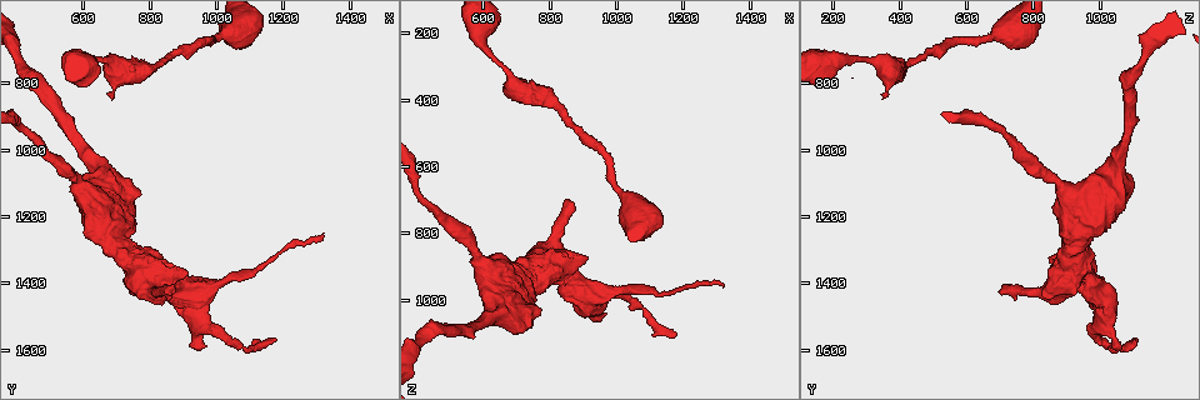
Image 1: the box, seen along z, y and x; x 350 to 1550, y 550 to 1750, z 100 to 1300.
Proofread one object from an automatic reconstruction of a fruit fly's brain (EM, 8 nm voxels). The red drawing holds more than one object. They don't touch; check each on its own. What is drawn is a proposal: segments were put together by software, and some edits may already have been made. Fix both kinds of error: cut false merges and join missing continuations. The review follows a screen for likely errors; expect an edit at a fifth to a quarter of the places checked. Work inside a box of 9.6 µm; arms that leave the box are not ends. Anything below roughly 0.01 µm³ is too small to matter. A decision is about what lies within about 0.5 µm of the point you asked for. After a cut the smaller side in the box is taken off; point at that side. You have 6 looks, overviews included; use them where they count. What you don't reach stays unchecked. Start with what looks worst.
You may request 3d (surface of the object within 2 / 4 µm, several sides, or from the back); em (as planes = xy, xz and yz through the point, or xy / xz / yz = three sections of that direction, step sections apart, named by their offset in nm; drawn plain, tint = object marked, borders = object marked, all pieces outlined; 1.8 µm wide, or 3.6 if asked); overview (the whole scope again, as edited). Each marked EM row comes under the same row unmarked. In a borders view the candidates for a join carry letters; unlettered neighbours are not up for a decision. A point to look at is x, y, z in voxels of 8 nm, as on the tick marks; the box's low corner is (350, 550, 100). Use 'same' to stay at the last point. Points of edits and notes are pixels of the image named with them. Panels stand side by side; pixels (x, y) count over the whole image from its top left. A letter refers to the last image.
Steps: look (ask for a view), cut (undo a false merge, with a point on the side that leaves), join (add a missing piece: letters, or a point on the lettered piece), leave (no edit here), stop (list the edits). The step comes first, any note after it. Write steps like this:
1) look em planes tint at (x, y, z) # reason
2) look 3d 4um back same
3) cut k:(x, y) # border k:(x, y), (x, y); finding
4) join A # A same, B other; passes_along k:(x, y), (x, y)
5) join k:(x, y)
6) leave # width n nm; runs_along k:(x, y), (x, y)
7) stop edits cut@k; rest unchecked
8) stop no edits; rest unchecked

look em planes borders at (860, 1430, 700) # an open end

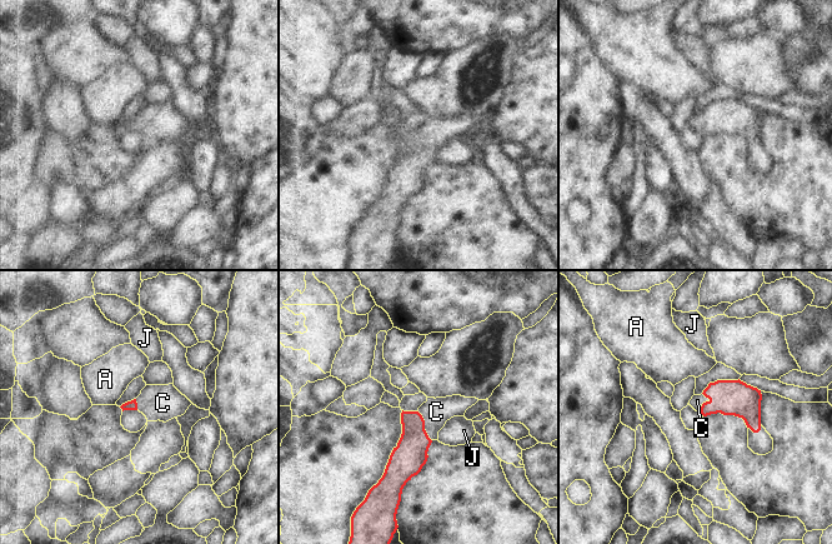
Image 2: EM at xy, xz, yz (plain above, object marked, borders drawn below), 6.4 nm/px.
join C # A other, C same, J other; passes_along 2:(406, 460), (424, 427), (436, 412); the neuron continues

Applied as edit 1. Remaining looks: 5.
look overview # see it whole again

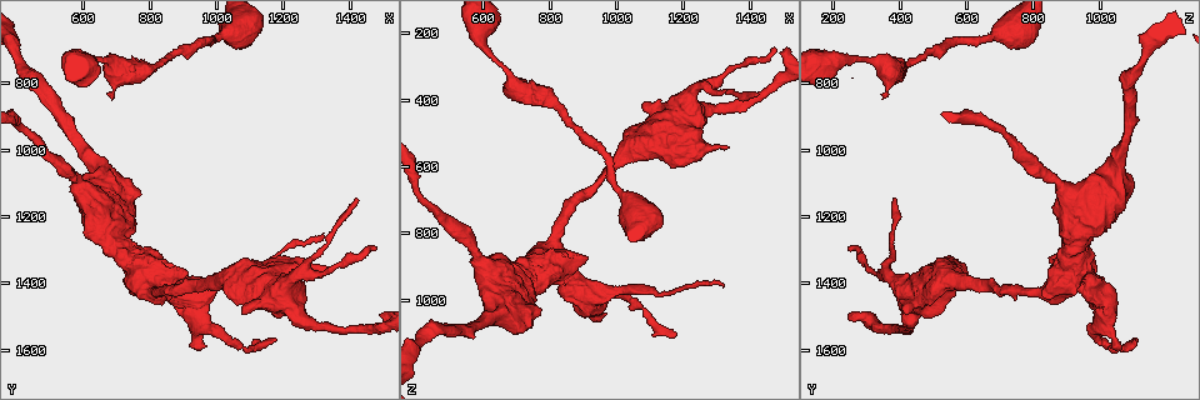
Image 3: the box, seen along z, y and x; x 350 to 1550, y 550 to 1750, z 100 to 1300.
look 3d 2um at (1180, 1560, 1110) # free end

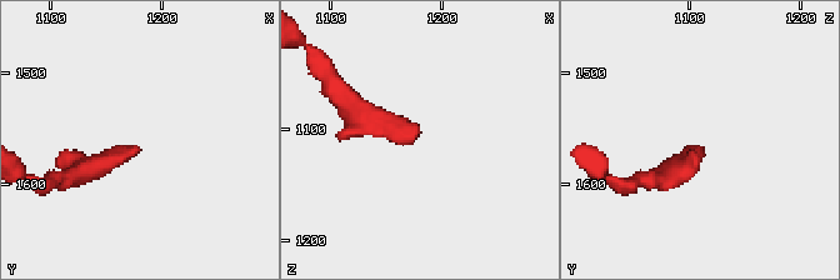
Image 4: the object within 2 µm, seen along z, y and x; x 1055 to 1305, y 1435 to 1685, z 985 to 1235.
look em yz step 4 tint at (1182, 1568, 1102)

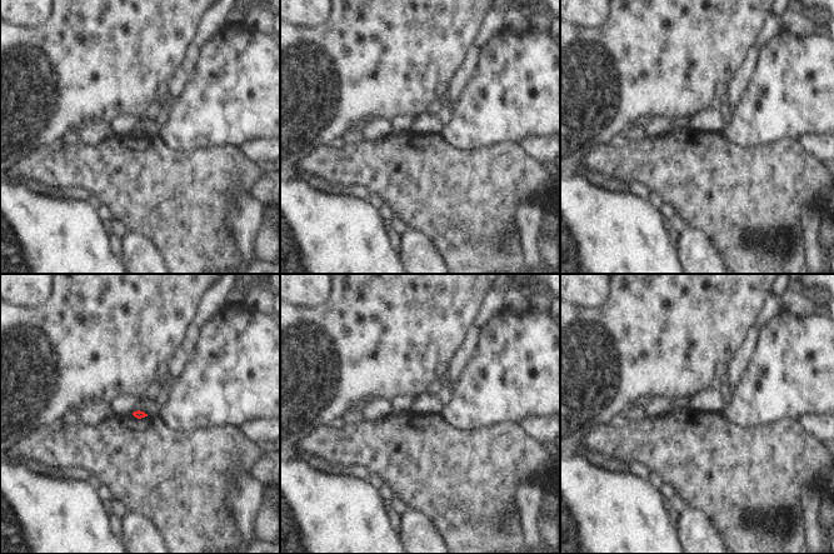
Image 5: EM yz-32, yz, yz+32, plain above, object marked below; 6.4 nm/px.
look em planes borders same # cut it another way

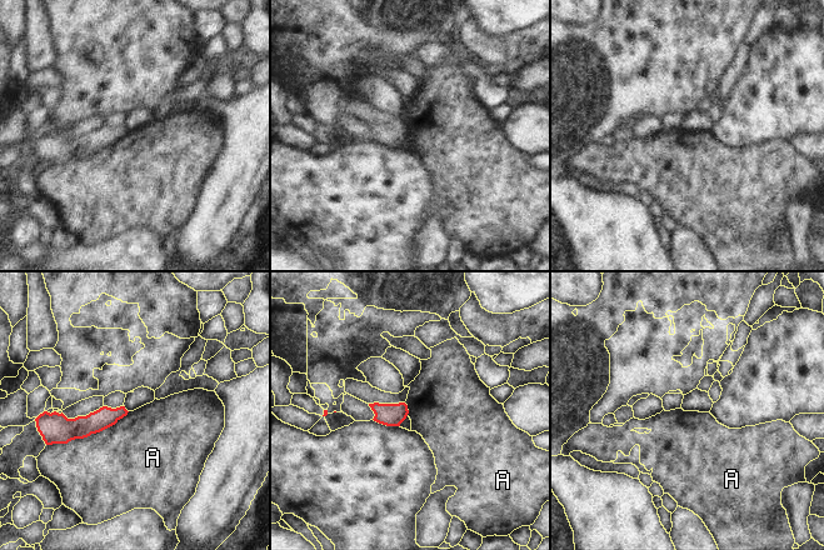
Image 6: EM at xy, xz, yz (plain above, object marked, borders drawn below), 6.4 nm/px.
leave # longest_contact A 550 nm; A other; border 6:(129, 411), (99, 431), (50, 445); no lettered piece goes on from it

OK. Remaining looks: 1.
stop edits join@2; rest unchecked

